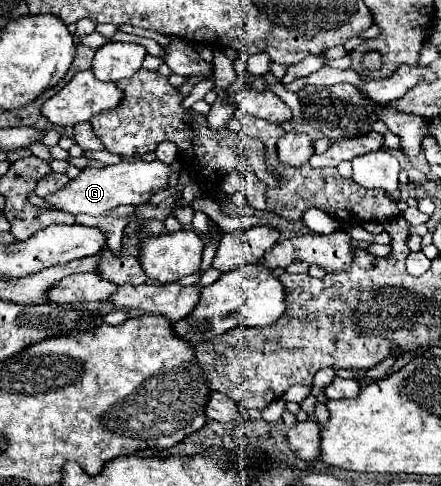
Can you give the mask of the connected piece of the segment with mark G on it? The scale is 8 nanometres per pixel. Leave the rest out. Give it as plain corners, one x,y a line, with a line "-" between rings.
135,160
135,162
119,162
115,166
107,166
107,168
83,168
79,172
77,178
71,178
67,182
65,188
47,194
45,202
51,204
51,208
55,210
65,210
71,212
73,216
77,214
89,214
89,216
109,216
111,210
119,208
119,206
137,206
143,202
149,202
151,194
155,194
159,188
167,186
167,178
169,178
171,166
153,160
153,162
143,162
143,160

